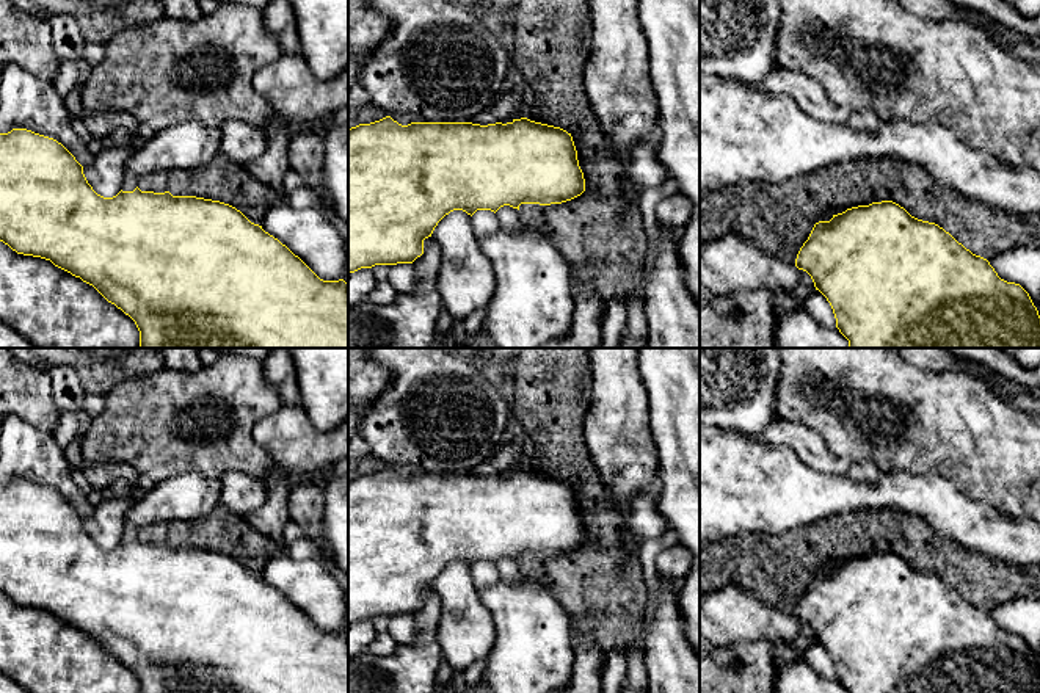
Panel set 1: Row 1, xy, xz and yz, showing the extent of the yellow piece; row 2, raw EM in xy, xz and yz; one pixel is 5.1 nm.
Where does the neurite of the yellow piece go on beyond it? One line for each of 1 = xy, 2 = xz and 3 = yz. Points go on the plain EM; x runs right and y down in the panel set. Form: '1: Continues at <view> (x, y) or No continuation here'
1: No continuation here
2: No continuation here
3: No continuation here

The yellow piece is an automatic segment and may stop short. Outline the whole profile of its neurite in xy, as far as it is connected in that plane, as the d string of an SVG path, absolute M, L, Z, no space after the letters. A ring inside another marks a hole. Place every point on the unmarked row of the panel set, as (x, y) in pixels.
M27 480L0 484L0 593L17 605L50 611L55 618L93 637L135 673L140 693L348 693L348 635L344 630L320 630L285 596L262 577L251 574L235 558L196 547L173 547L169 542L141 542L138 538L133 542L121 541L113 549L104 549L93 541L83 517L61 494Z

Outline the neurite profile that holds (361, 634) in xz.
M361 619L348 626L348 662L364 652L376 637L376 629L370 619Z

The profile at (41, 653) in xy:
M0 593L0 673L30 693L140 693L135 673L93 637L55 618L24 607Z

